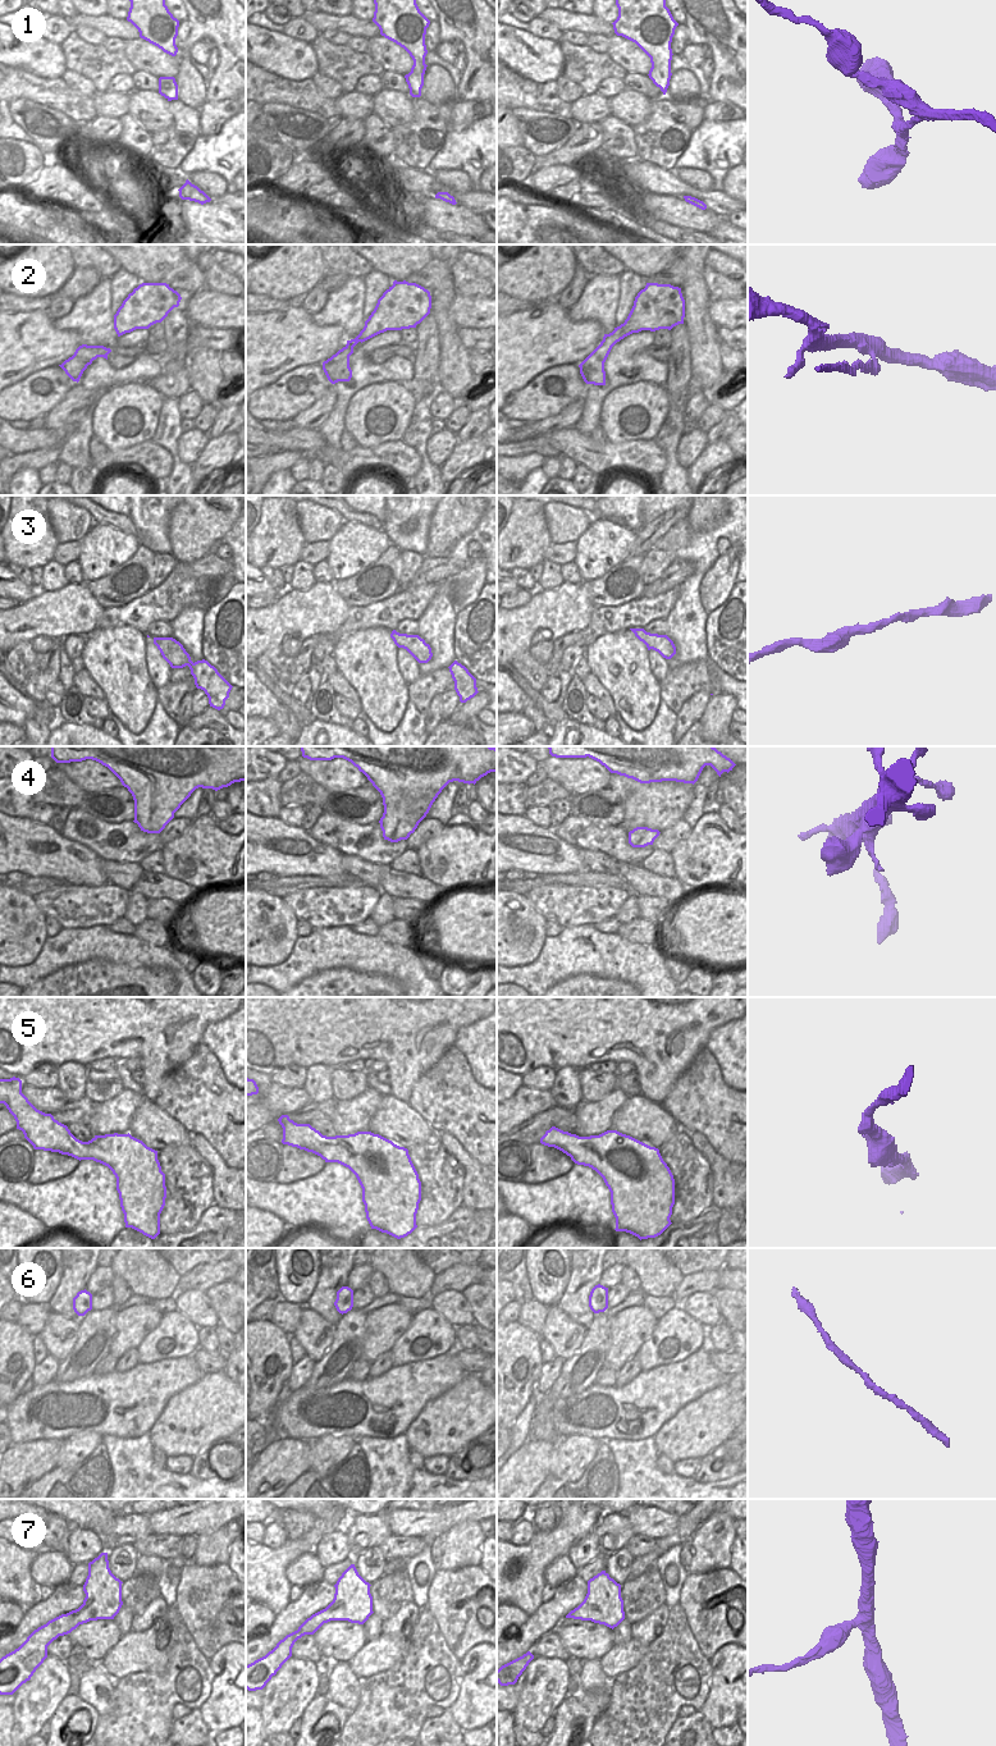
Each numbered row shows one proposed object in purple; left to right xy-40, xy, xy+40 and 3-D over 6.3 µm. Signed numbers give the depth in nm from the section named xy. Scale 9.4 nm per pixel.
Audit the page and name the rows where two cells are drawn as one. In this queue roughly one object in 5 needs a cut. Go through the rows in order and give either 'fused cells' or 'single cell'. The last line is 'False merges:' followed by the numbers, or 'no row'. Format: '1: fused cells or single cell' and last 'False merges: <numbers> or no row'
1: single cell
2: fused cells
3: single cell
4: single cell
5: single cell
6: single cell
7: single cell
False merges: 2

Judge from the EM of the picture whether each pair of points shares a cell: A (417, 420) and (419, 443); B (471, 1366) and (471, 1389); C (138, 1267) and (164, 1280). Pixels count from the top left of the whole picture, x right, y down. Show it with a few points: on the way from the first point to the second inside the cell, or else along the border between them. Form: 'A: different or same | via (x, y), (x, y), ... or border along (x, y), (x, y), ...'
A: same | via (417, 425), (417, 438)
B: different | border along (466, 1372), (475, 1372), (478, 1375)
C: same | via (145, 1270), (158, 1279)

